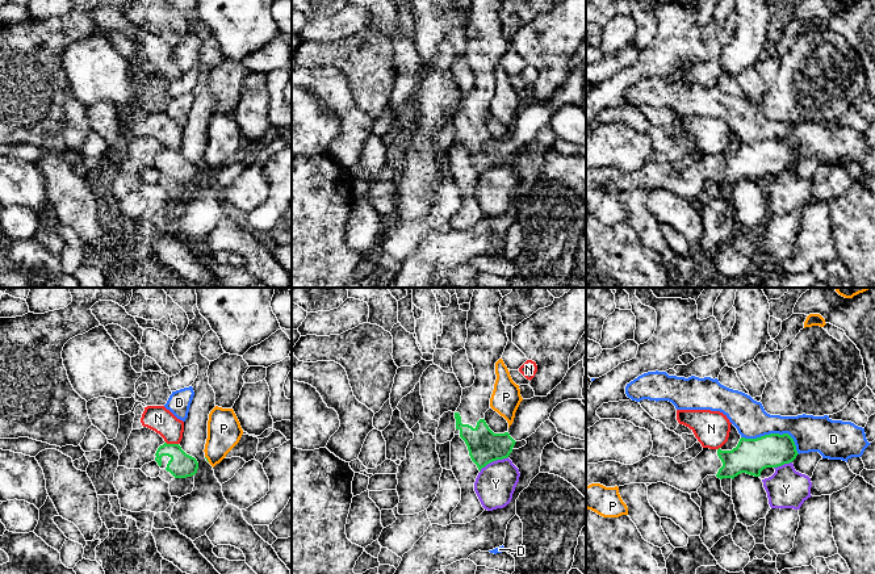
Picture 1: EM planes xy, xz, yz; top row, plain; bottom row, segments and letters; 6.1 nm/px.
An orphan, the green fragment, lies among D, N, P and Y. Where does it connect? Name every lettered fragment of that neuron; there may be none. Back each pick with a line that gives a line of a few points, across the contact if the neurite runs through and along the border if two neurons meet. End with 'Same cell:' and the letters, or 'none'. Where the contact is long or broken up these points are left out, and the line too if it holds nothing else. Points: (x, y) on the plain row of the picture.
Same cell: none

